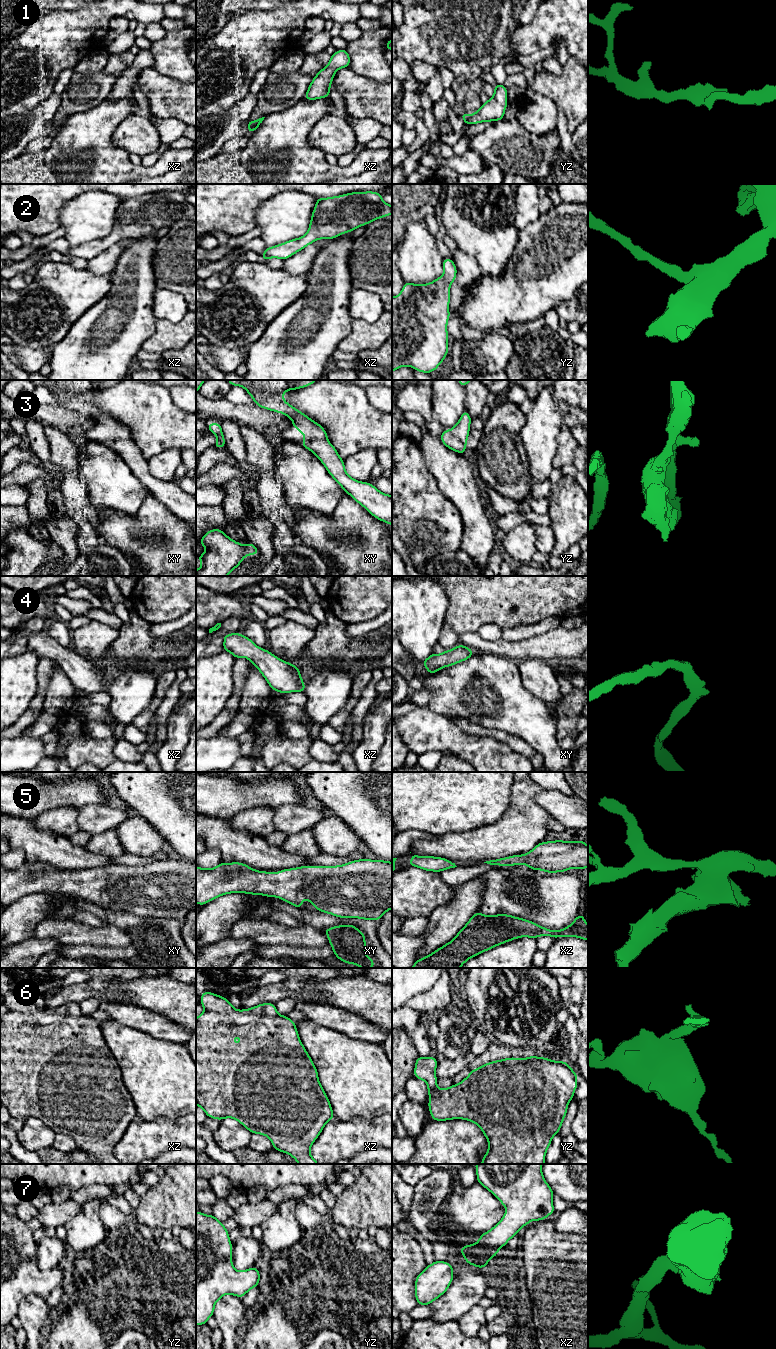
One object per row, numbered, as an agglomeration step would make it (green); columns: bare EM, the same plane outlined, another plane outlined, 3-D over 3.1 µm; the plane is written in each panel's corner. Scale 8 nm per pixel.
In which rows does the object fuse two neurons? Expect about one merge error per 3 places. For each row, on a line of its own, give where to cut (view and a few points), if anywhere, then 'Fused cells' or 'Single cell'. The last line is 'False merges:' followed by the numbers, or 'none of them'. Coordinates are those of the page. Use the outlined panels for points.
1: No split. Single cell
2: No split. Single cell
3: No split. Single cell
4: No split. Single cell
5: No split. Single cell
6: No split. Single cell
7: No split. Single cell
False merges: none of them

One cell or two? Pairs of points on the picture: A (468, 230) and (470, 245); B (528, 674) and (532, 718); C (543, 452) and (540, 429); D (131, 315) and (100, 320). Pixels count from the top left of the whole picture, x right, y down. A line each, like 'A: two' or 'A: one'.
A: one
B: two
C: one
D: one

